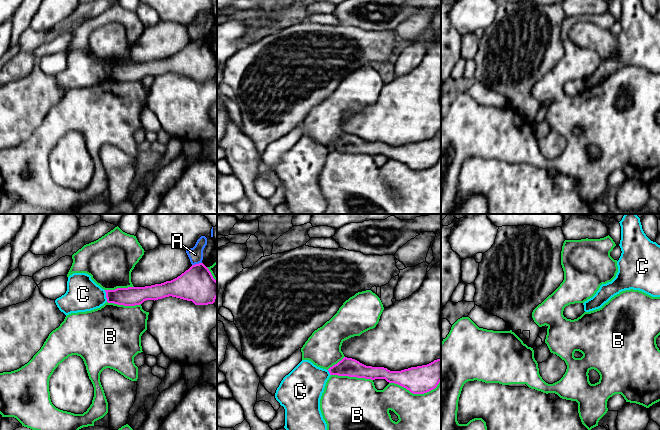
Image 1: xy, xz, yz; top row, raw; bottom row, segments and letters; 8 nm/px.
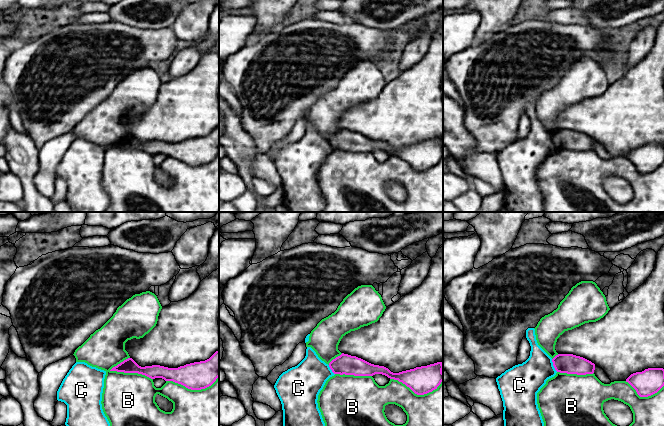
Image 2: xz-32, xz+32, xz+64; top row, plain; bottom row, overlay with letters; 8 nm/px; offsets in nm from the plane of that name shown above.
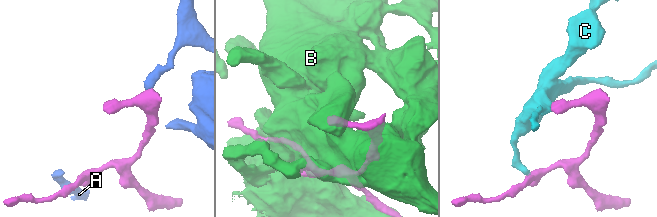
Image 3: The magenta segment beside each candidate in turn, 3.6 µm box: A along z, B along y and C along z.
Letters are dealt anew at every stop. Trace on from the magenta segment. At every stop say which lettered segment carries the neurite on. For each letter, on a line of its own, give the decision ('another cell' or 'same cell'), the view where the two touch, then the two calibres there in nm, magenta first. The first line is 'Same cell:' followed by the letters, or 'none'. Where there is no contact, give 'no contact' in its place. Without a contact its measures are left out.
Same cell: none
A: another cell; meets magenta in xy; 280 nm thick on the magenta side, 120 nm on the other
B: another cell; meets magenta in xz; 220 nm thick on the magenta side, 460 nm on the other
C: another cell; meets magenta in xy; 160 nm thick on the magenta side, 280 nm on the other

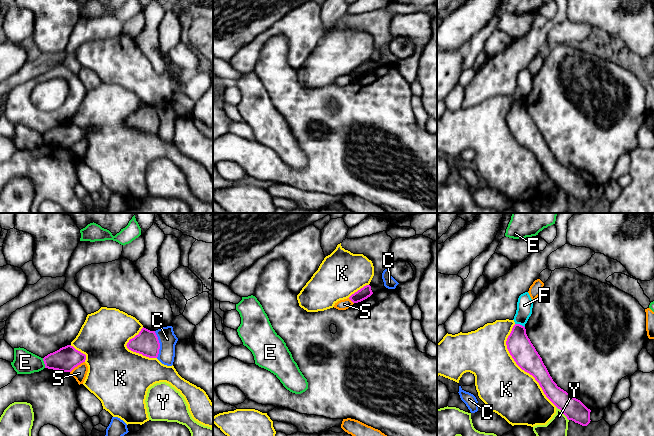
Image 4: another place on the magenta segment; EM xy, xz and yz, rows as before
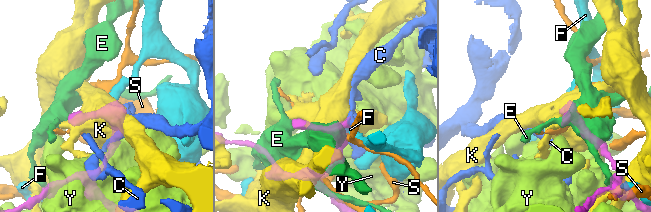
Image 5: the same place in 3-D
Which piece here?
Same cell: none
C: another cell; meets magenta in xy; 190 nm thick on the magenta side, 140 nm on the other
E: another cell; meets magenta in xy; 200 nm thick on the magenta side, 190 nm on the other
F: another cell; meets magenta in yz; 200 nm thick on the magenta side, 130 nm on the other
K: another cell; meets magenta in yz; 200 nm thick on the magenta side, 400 nm on the other
S: another cell; meets magenta in xy; 200 nm thick on the magenta side, 110 nm on the other
Y: another cell; meets magenta in yz; 170 nm thick on the magenta side, 220 nm on the other

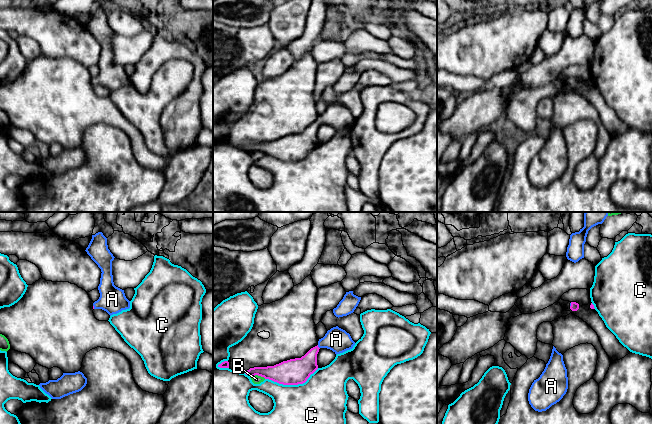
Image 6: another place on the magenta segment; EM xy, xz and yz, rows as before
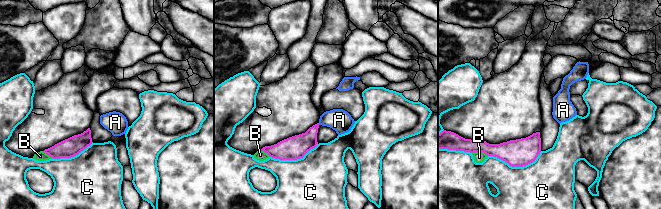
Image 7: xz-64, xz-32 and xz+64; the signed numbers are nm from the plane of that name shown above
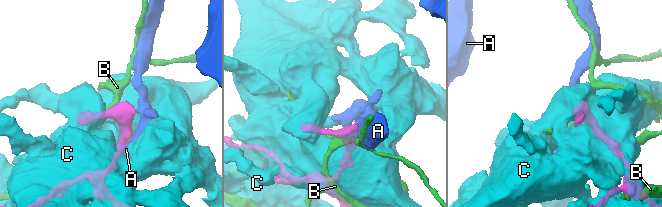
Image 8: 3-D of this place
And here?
Same cell: A
A: same cell; meets magenta in xz; 200 nm thick on the magenta side, 190 nm on the other
B: another cell; meets magenta in xz; 200 nm thick on the magenta side, 70 nm on the other
C: another cell; meets magenta in xz; 220 nm thick on the magenta side, 480 nm on the other

